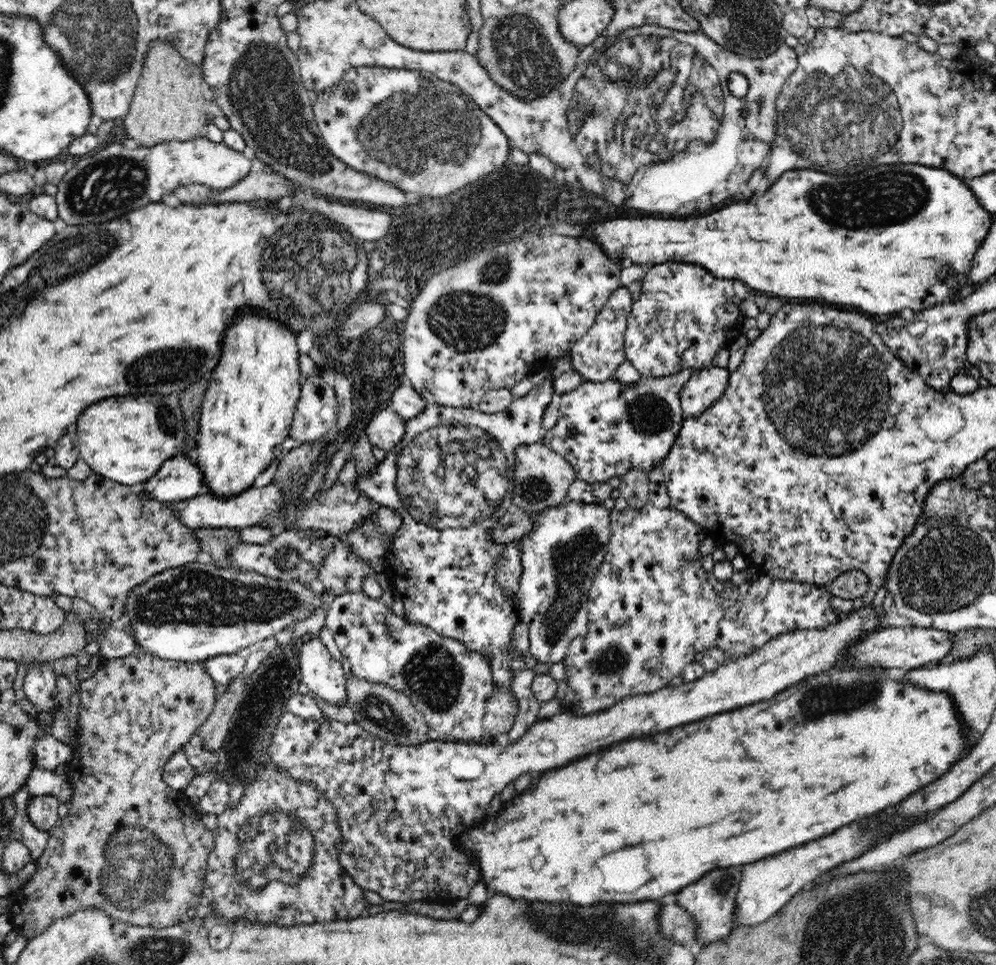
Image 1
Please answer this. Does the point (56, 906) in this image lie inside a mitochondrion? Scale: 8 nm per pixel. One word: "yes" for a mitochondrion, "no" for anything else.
no

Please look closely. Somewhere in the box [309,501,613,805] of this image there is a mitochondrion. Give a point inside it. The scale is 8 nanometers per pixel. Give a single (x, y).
(574, 558)

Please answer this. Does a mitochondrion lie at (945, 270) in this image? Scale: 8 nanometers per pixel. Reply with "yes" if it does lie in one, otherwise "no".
yes

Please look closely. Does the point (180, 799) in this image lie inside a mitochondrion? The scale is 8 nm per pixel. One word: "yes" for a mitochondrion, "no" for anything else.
no

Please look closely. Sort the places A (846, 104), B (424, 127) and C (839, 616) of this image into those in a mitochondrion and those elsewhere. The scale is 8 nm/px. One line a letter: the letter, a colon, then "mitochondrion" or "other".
A: mitochondrion
B: mitochondrion
C: other

